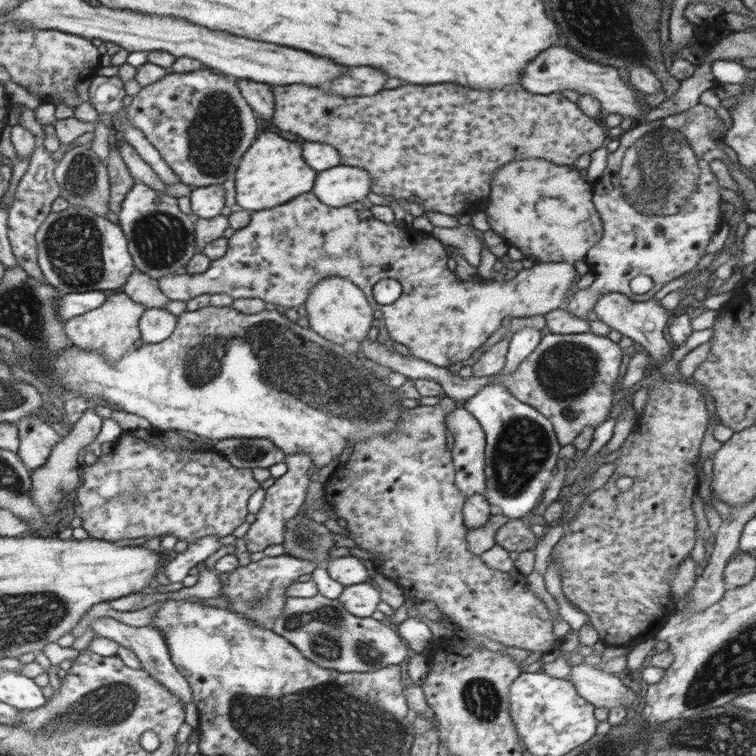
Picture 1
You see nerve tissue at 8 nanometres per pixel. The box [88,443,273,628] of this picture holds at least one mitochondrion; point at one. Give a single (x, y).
(257, 601)

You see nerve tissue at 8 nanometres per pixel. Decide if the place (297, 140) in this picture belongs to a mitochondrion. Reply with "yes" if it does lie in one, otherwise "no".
no

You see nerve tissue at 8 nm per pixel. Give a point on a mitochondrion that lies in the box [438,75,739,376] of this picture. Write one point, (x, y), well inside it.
(662, 173)

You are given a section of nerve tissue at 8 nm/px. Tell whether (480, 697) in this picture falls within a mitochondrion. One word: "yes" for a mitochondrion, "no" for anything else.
yes

